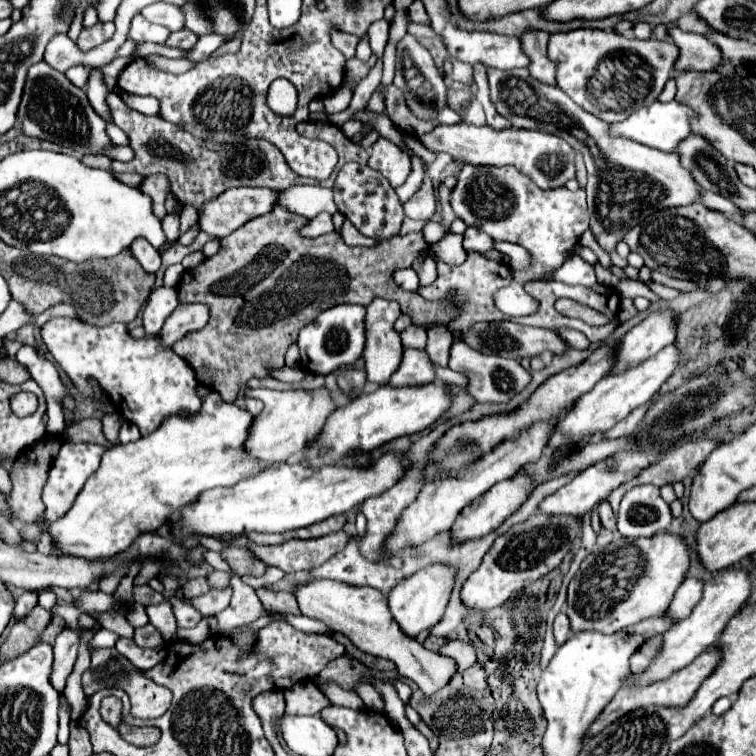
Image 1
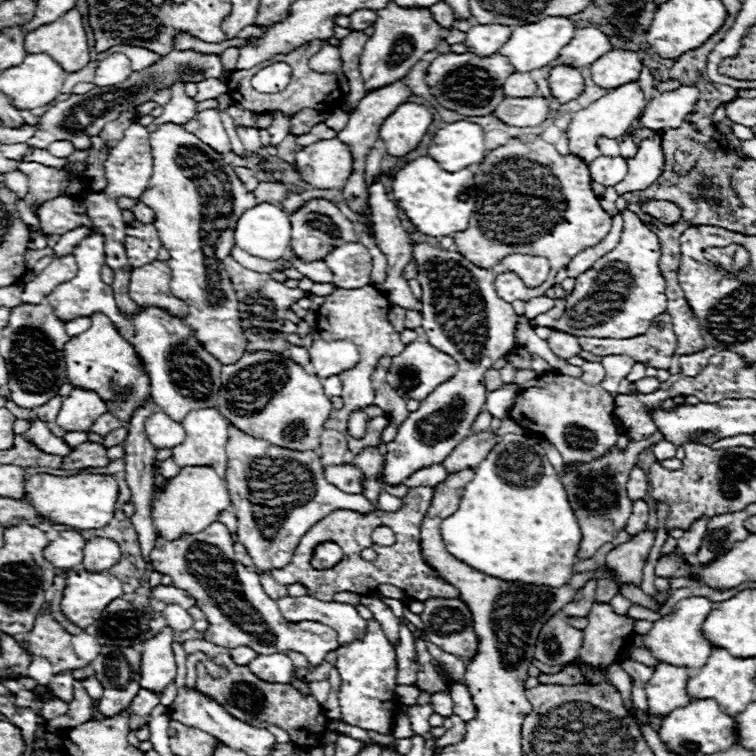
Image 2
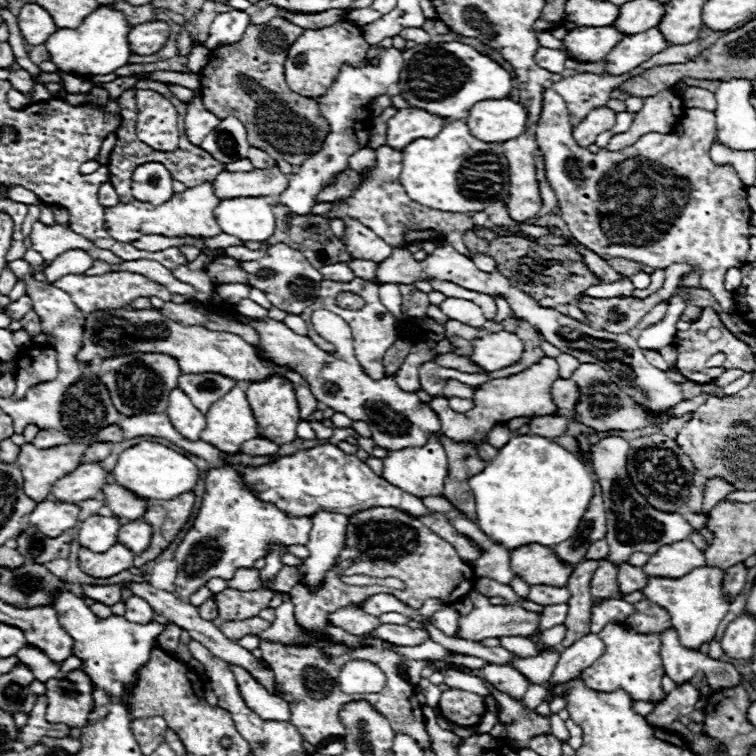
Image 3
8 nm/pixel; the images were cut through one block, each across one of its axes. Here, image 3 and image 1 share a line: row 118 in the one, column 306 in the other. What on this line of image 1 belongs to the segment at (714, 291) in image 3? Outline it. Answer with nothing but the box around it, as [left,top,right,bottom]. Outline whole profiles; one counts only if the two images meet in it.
[252,532,348,716]

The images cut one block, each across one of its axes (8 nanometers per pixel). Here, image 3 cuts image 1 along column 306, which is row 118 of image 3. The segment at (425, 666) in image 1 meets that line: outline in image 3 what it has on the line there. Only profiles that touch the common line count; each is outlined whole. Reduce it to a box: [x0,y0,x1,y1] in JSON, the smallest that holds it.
[572,106,616,148]

